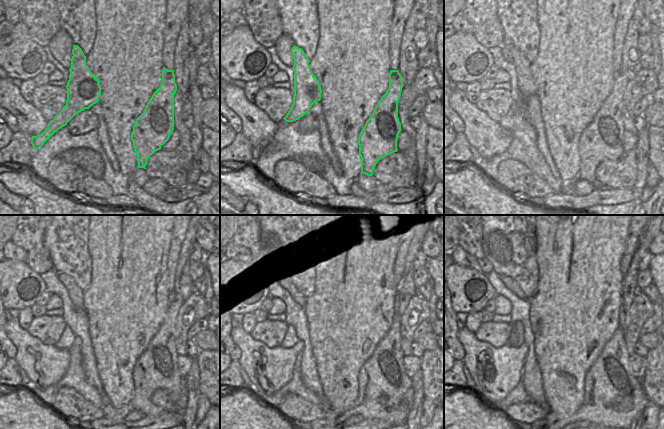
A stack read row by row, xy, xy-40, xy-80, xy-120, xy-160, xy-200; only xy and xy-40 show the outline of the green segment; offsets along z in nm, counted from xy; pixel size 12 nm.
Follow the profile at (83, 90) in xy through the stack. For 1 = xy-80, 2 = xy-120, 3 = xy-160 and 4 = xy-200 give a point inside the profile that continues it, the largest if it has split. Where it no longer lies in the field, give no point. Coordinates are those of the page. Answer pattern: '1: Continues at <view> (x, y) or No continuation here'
1: Continues at xy-80 (526, 84)
2: Continues at xy-120 (75, 293)
3: Continues at xy-160 (298, 297)
4: Continues at xy-200 (519, 293)

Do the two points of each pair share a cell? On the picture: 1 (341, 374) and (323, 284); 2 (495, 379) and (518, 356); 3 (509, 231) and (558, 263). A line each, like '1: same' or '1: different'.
1: same
2: same
3: different

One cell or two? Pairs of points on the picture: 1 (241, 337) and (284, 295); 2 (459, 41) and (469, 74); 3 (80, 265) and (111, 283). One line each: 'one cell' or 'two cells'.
1: two cells
2: one cell
3: two cells

